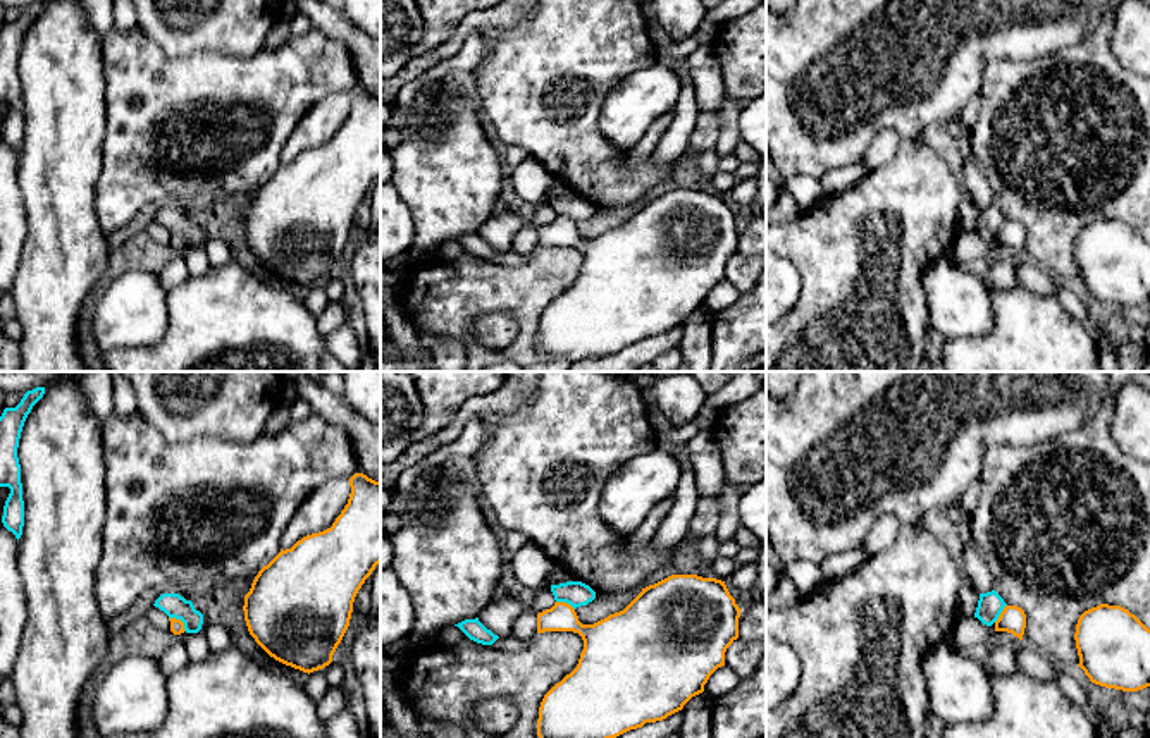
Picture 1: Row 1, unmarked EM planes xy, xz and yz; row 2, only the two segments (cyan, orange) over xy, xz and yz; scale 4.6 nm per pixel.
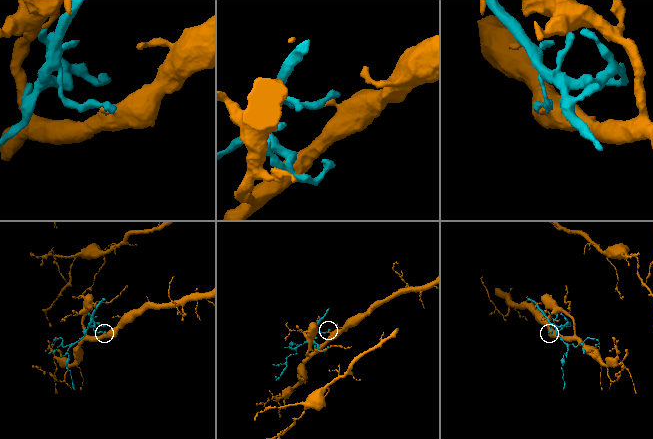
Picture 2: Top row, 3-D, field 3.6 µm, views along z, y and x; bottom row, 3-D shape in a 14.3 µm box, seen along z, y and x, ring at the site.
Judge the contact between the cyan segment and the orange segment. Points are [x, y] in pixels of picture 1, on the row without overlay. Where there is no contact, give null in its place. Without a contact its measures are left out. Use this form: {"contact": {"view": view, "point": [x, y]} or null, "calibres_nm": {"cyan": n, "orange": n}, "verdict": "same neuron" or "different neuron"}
{"contact": {"view": "xy", "point": [179, 233]}, "calibres_nm": {"cyan": 110, "orange": 60}, "verdict": "different neuron"}

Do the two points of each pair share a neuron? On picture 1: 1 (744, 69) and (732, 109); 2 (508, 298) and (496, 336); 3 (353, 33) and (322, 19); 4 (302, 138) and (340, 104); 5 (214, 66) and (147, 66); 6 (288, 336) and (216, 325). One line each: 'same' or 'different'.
1: different
2: different
3: same
4: same
5: same
6: same

